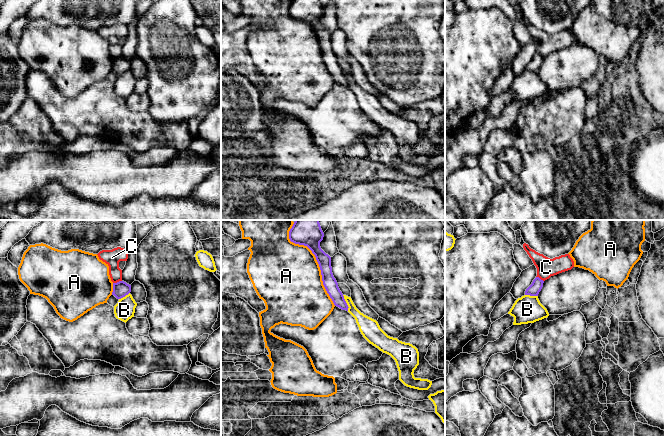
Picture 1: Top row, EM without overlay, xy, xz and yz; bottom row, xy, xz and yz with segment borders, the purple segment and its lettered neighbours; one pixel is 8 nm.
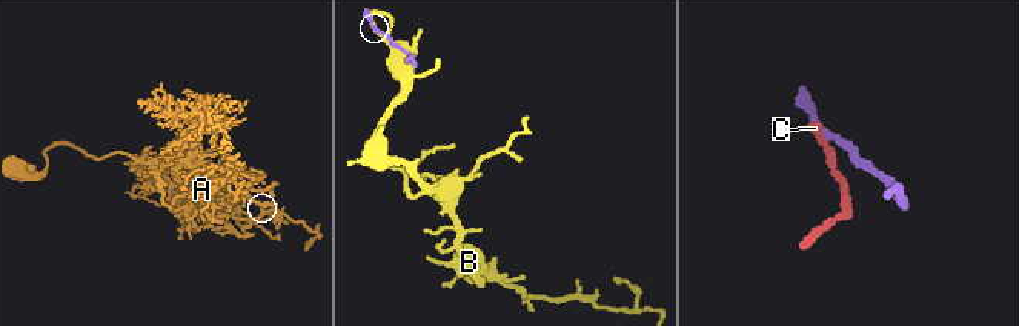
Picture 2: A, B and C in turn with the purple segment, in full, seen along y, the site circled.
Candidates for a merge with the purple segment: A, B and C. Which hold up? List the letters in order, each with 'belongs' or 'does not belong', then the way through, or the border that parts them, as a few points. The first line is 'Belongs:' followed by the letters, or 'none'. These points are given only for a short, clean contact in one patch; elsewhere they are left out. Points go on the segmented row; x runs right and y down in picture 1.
Belongs: C
A: does not belong
B: does not belong | along xz (342, 295), (348, 310)
C: belongs | across xy (120, 289), (117, 282), (112, 257)

